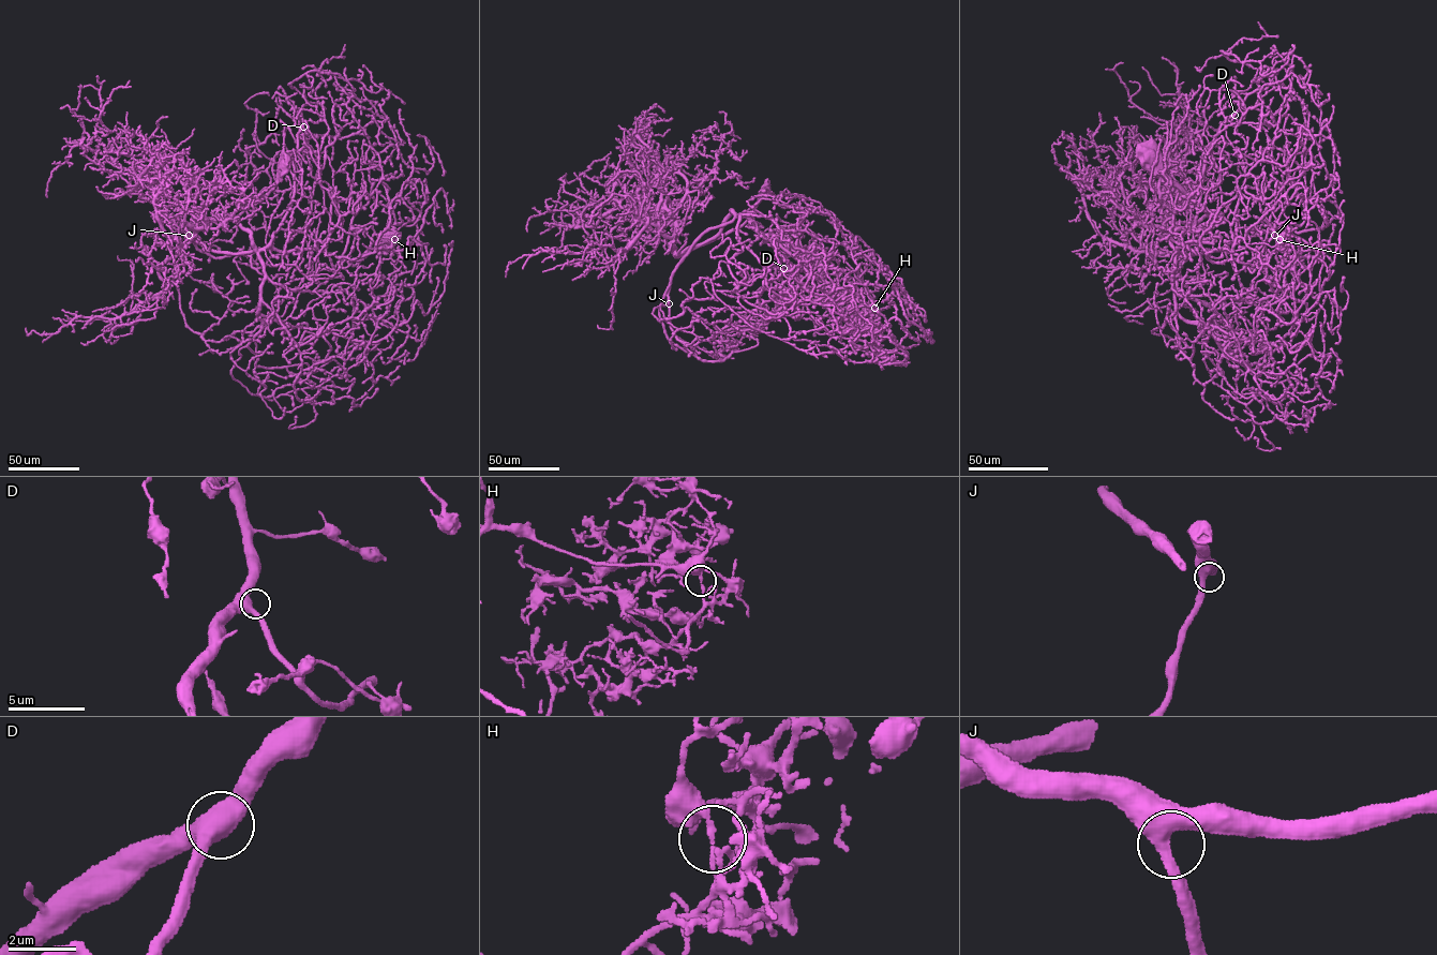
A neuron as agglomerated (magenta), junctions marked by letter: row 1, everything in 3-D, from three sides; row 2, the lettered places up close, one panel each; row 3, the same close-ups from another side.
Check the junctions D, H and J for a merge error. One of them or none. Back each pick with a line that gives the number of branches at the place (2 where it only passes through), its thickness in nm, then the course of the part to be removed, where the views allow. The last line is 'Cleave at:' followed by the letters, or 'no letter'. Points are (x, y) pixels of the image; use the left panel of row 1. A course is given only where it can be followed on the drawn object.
H: branches 3; calibre 150 nm; course (394, 239), (392, 245), (384, 242), (373, 249), (362, 243)
Cleave at: H

